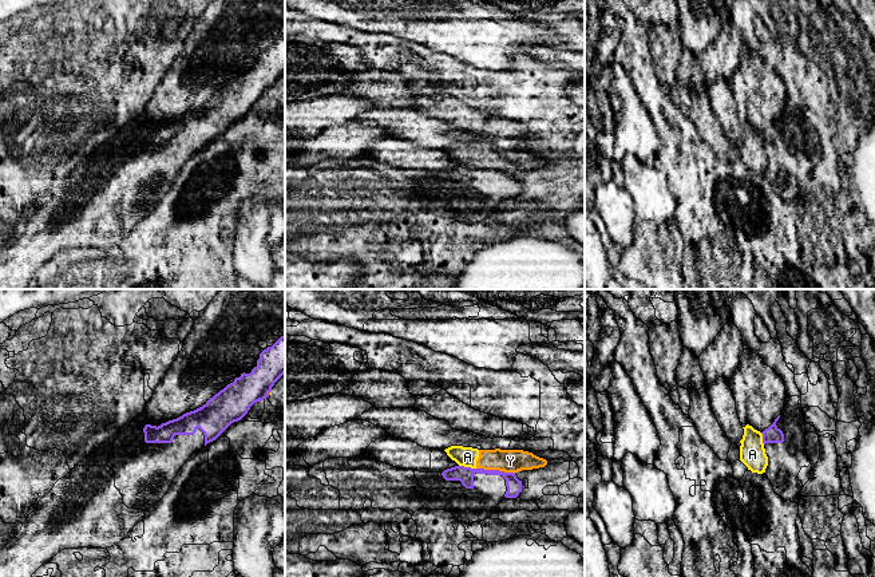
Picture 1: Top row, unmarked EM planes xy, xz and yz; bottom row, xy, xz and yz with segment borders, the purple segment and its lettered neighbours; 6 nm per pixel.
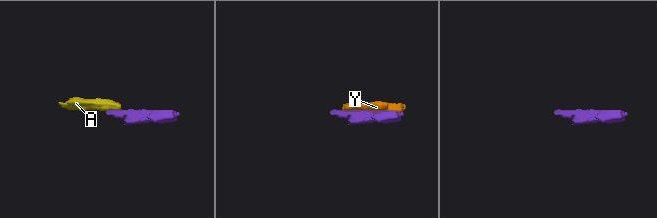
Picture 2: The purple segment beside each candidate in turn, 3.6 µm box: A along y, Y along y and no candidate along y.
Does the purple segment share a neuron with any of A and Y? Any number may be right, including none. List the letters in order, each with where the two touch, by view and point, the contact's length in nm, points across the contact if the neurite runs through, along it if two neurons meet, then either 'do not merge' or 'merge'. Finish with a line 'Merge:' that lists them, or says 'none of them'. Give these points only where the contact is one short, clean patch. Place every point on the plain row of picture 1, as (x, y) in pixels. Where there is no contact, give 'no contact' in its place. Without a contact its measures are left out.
A: xz (467, 168) | 110 nm | along xz (459, 165), (475, 169) | do not merge
Y: xz (495, 170) | 240 nm | do not merge
Merge: none of them

